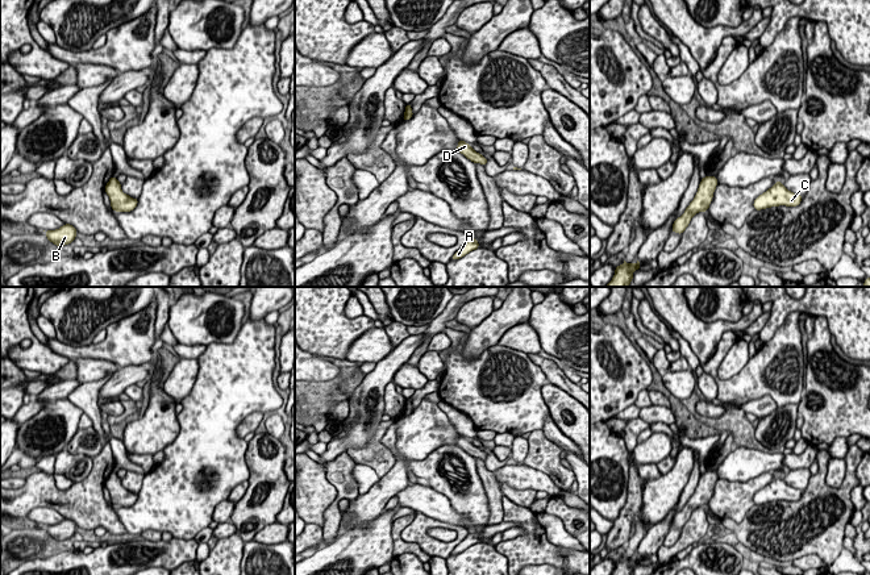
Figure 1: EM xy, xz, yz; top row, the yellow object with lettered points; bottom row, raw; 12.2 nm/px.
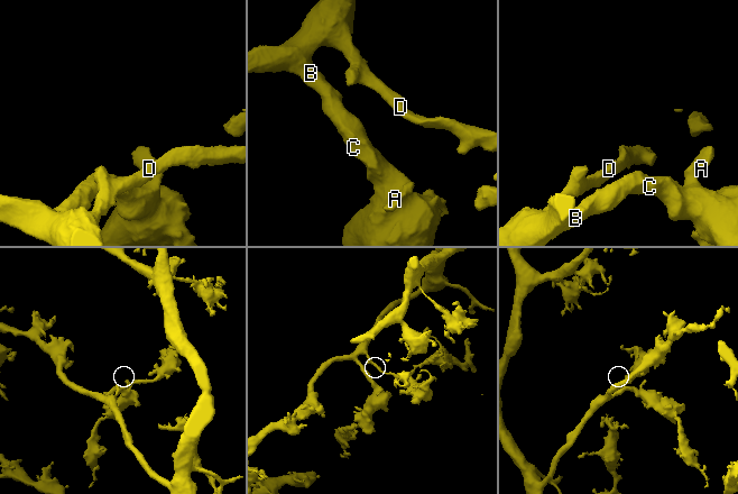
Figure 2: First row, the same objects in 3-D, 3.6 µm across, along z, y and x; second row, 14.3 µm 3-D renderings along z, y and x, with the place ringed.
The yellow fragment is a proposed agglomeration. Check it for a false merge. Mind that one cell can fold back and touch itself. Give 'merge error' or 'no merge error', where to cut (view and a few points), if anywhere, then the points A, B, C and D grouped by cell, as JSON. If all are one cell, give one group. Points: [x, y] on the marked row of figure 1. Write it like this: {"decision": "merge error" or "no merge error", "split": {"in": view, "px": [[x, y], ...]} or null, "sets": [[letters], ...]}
{"decision": "no merge error", "split": null, "sets": [["A", "B", "C", "D"]]}

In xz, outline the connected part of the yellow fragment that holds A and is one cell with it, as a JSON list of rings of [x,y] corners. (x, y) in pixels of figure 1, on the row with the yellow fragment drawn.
[[[469,238],[467,243],[463,245],[458,251],[454,253],[451,261],[459,259],[469,254],[473,250],[479,249],[479,243],[476,238]]]

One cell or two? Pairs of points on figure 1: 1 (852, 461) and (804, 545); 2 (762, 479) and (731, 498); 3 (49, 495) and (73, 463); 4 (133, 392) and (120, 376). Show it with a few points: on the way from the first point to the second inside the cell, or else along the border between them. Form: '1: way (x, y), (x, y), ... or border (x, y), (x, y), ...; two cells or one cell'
1: way (850, 482), (836, 505), (818, 524); one cell
2: way (754, 484), (739, 495); one cell
3: border (92, 458), (91, 471), (74, 483); two cells
4: border (134, 383), (124, 391); two cells

